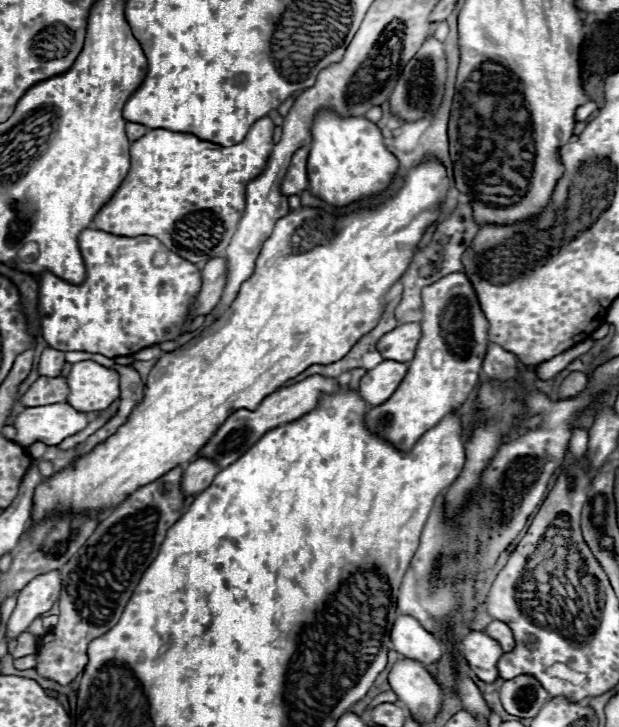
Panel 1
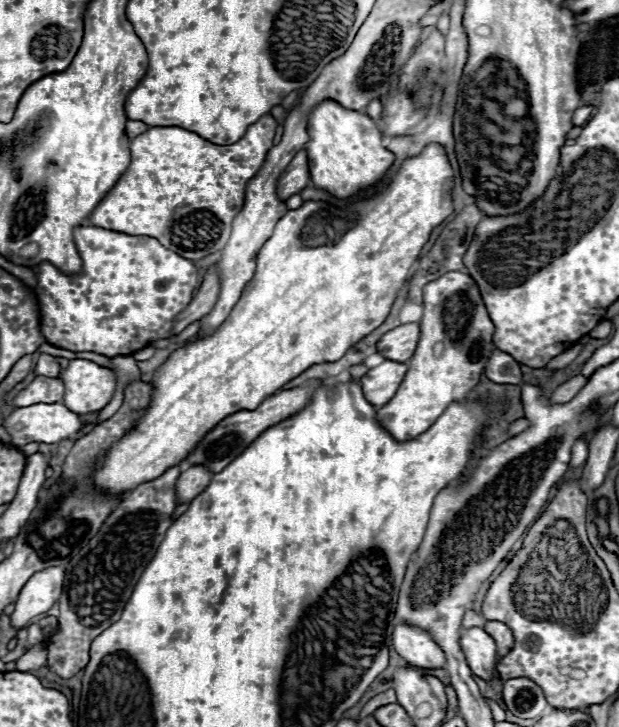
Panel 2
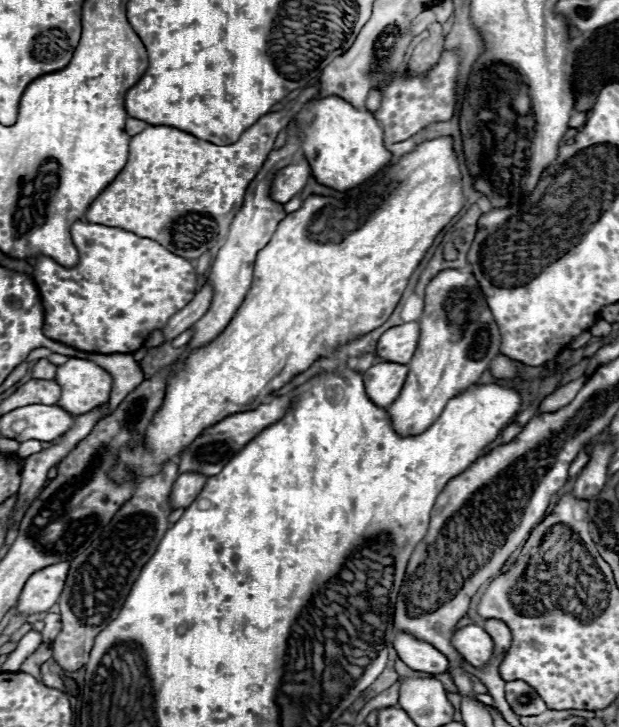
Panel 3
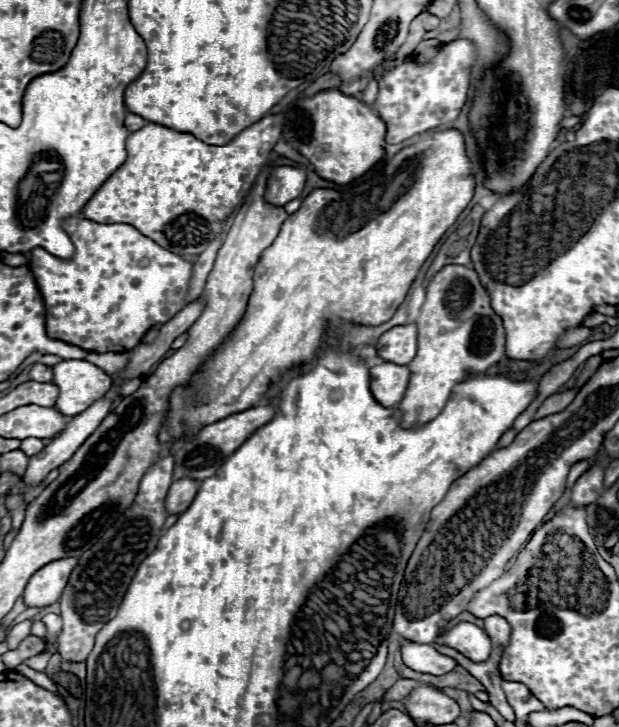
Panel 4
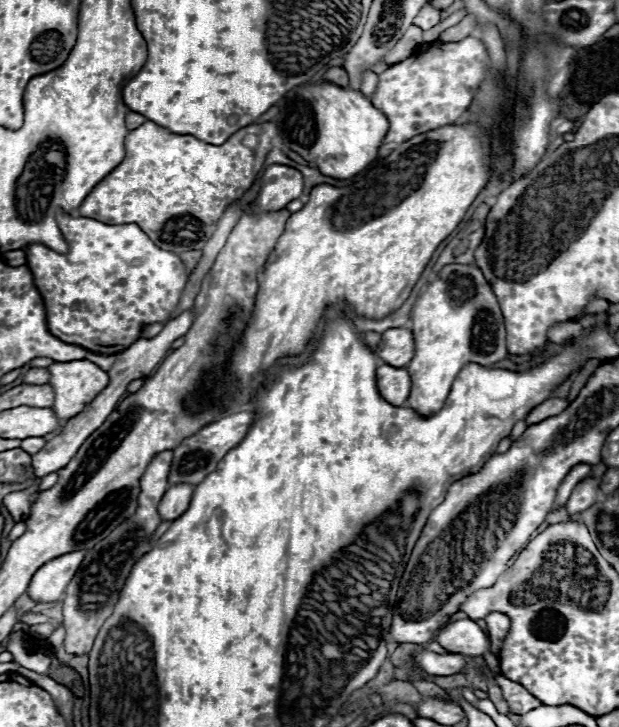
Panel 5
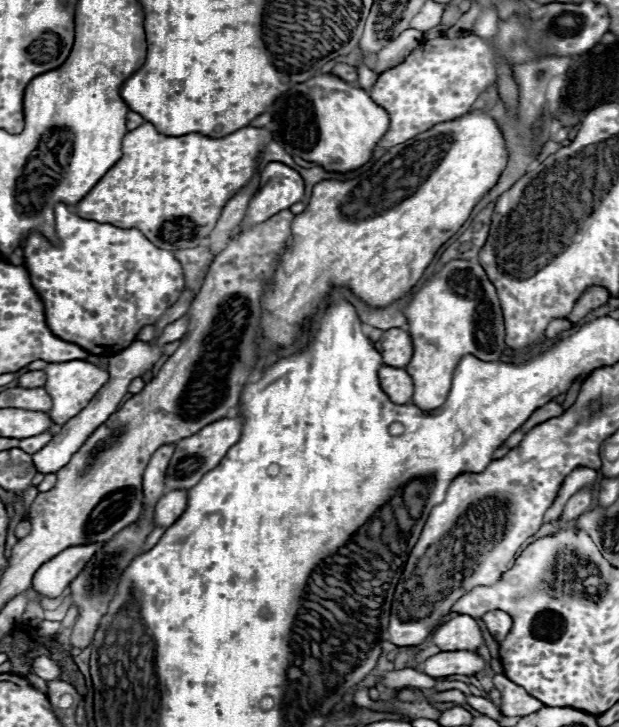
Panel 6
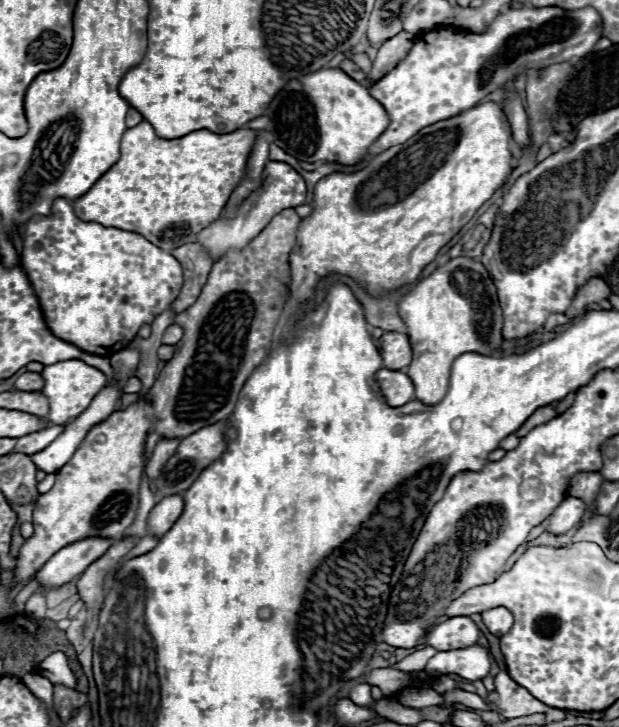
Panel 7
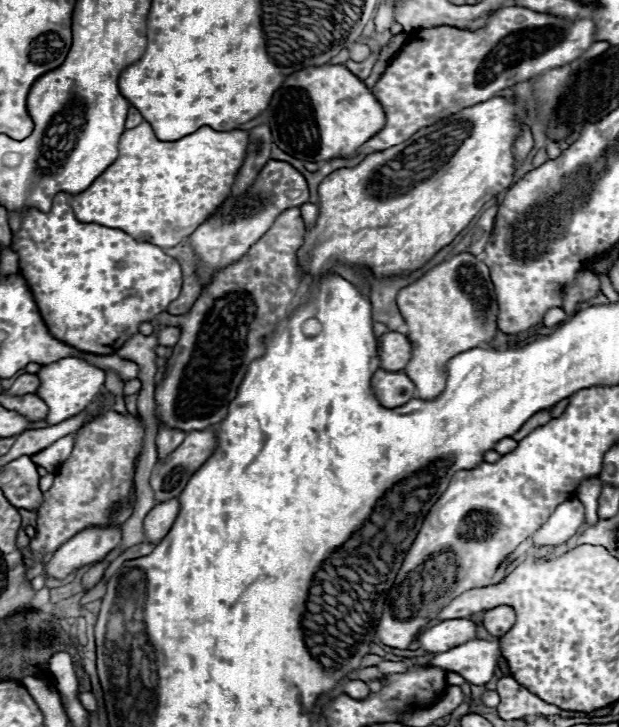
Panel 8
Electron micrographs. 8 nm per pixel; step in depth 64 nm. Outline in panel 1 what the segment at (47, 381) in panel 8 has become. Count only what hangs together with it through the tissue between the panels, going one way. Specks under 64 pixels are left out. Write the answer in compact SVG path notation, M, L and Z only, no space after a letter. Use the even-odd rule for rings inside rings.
M94 360L72 364L66 380L70 386L70 396L66 402L80 412L106 410L120 396L118 372Z

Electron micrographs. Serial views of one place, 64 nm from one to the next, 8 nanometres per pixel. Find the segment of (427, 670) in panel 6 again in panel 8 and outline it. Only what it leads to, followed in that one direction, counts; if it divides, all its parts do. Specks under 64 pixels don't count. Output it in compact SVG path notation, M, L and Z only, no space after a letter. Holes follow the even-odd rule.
M470 640L448 652L436 654L430 666L442 666L446 672L456 672L466 682L482 686L492 678L498 656L498 640Z

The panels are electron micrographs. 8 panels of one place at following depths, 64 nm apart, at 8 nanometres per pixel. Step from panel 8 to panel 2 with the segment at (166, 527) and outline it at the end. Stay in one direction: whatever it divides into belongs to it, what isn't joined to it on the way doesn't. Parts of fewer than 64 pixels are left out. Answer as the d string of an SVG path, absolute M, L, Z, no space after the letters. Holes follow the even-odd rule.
M202 464L190 466L188 470L184 470L176 482L178 502L190 502L192 498L196 498L210 484L210 478L212 478L212 472Z

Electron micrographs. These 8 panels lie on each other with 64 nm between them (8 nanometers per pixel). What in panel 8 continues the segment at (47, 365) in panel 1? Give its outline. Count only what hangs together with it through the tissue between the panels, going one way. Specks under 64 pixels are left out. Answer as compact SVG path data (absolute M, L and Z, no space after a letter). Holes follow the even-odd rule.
M22 374L16 378L12 388L6 392L10 396L22 396L22 394L34 394L40 386L40 380L36 374Z

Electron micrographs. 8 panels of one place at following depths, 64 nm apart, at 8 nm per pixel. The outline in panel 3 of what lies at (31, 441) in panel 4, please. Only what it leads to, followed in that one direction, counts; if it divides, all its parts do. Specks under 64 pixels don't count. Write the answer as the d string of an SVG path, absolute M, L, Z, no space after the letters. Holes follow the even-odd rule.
M26 440L26 442L22 442L22 444L20 444L20 448L18 448L18 456L20 456L20 458L28 458L28 456L32 456L32 454L40 452L40 450L42 450L40 442Z

